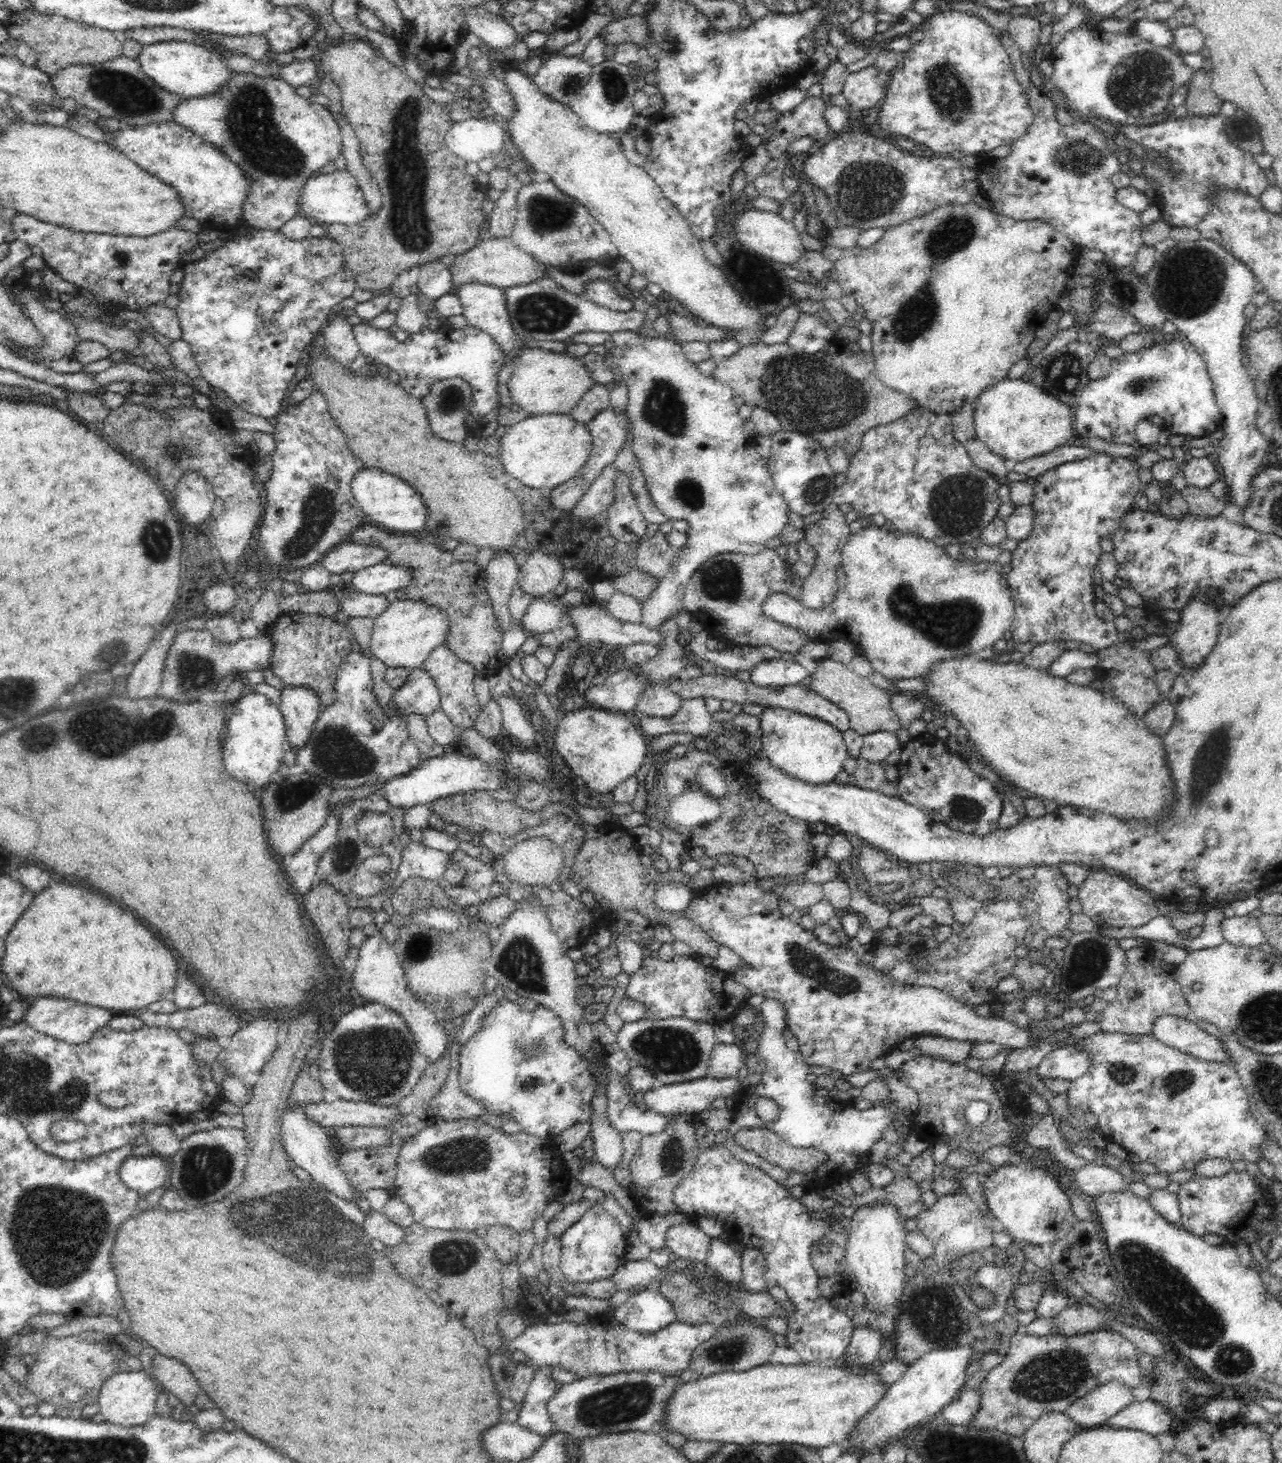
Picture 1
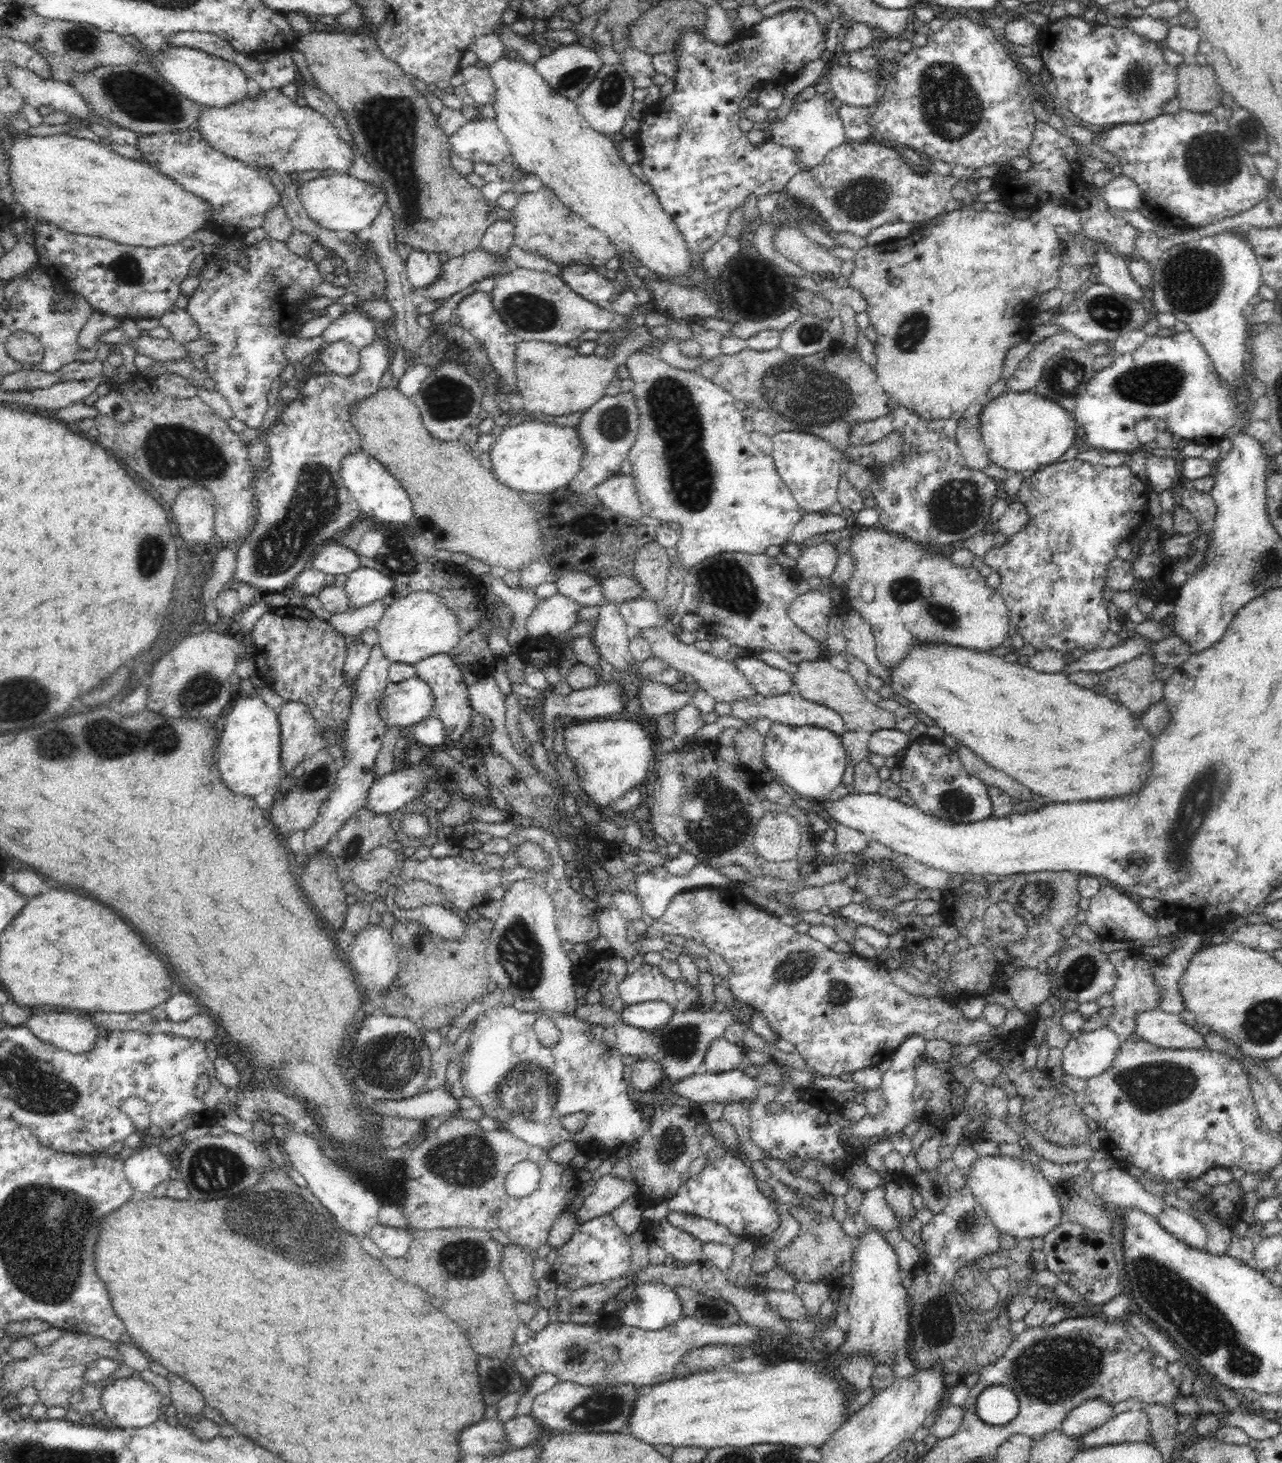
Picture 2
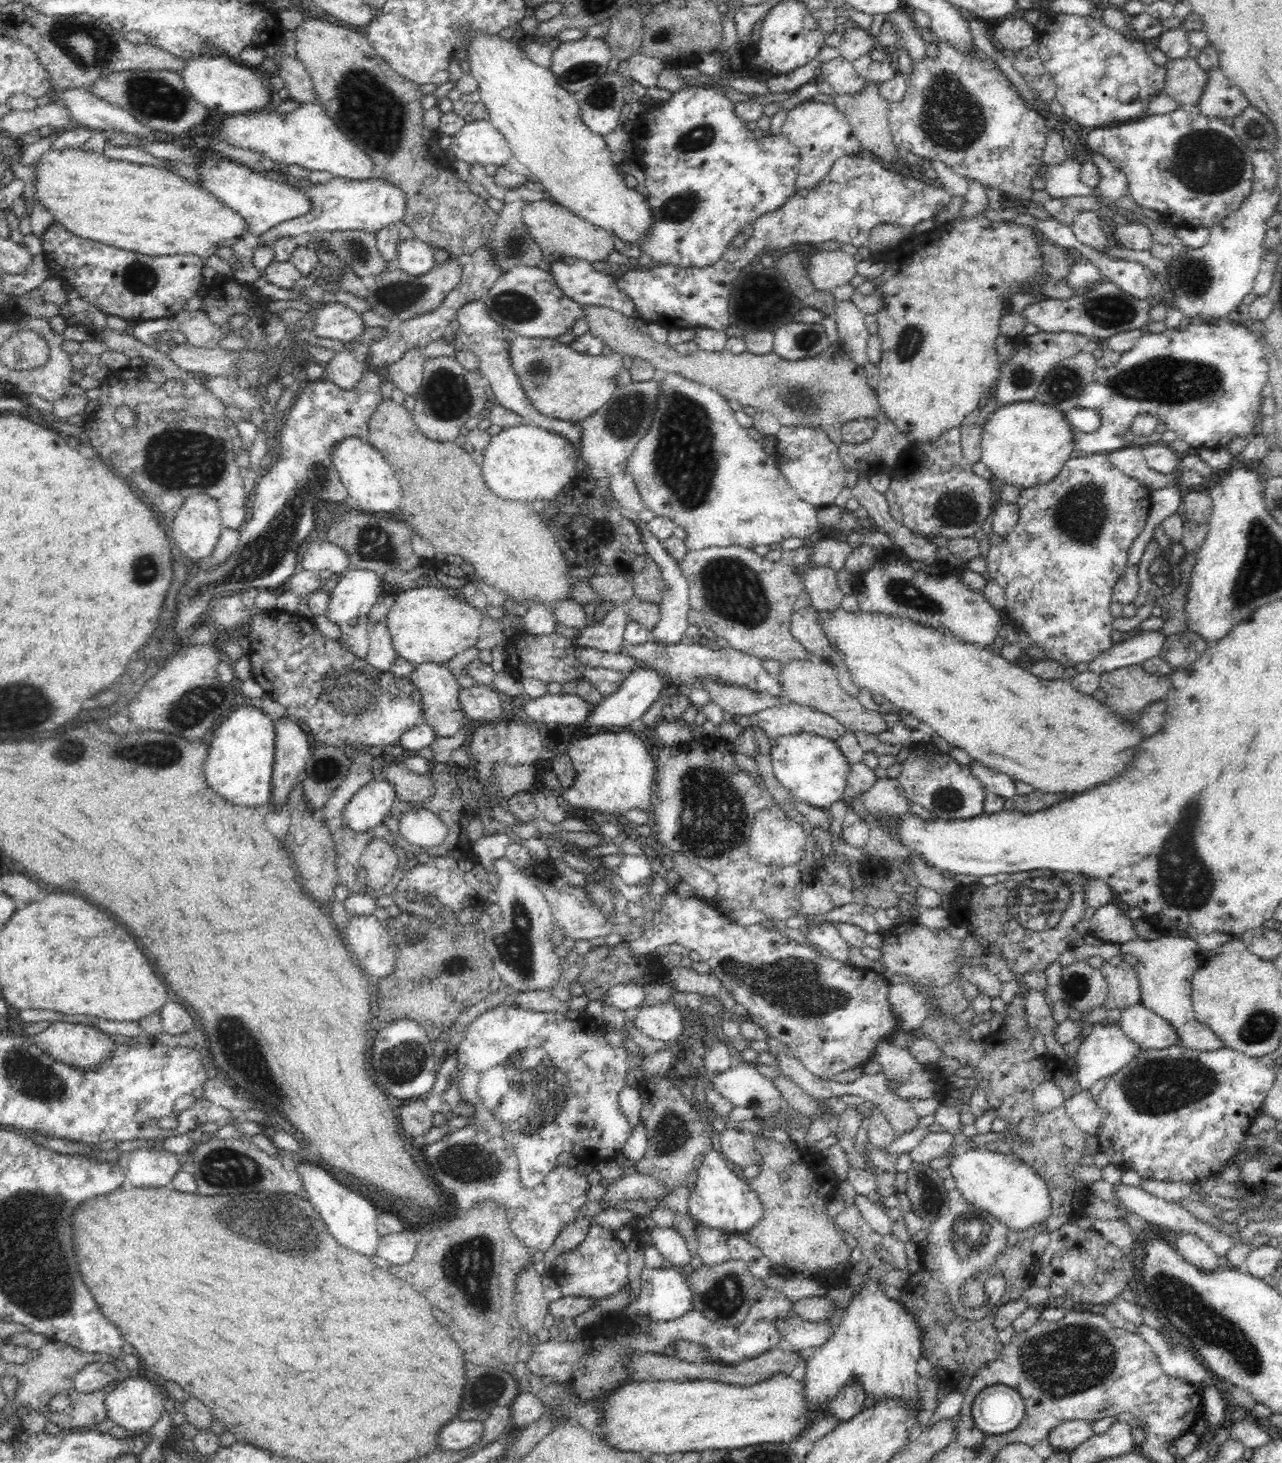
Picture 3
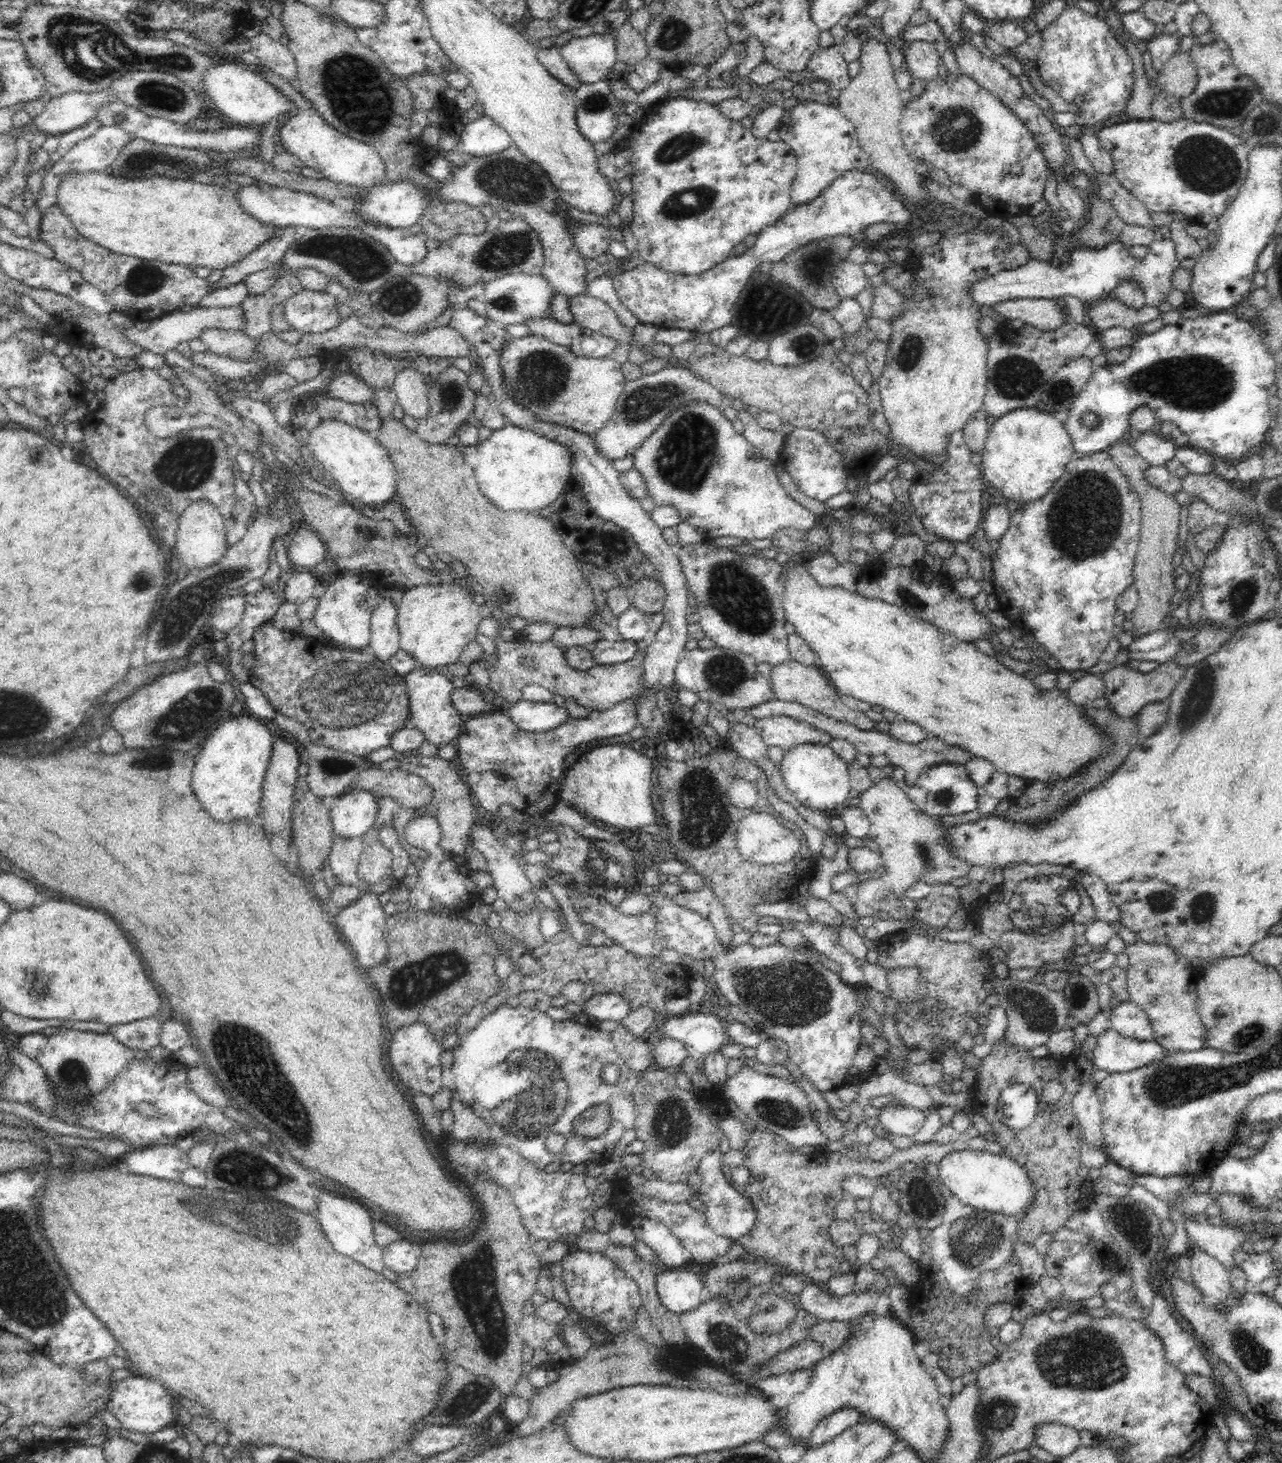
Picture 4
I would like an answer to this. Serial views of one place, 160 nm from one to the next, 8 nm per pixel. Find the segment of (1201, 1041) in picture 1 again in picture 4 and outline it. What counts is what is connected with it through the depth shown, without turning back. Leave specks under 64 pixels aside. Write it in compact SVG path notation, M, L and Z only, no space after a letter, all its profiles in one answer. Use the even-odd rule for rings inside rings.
M1122 1001L1112 1009L1109 1028L1126 1038L1155 1040L1154 1031L1146 1012L1135 1002Z

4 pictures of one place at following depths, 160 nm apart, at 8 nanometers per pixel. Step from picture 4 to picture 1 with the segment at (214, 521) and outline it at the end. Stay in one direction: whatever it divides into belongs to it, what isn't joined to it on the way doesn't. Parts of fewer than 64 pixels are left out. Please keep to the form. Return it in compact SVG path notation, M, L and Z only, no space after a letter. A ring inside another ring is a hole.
M190 470L178 481L175 494L173 502L182 520L194 528L205 528L215 503L213 484L208 482L206 477Z

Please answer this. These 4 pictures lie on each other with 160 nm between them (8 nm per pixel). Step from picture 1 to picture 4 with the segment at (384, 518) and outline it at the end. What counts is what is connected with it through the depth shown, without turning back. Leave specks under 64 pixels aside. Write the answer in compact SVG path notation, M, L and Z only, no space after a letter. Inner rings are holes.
M336 419L318 421L318 425L305 432L305 444L311 448L313 458L324 475L352 505L380 508L394 498L397 491L397 473L384 445L376 436L354 425Z

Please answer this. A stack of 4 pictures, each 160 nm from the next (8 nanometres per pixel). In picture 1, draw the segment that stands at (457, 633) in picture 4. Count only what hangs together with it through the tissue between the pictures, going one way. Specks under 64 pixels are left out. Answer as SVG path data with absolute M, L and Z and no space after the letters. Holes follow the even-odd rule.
M396 599L375 618L368 650L388 667L420 669L430 652L446 643L448 630L450 630L449 617L437 606L421 600Z

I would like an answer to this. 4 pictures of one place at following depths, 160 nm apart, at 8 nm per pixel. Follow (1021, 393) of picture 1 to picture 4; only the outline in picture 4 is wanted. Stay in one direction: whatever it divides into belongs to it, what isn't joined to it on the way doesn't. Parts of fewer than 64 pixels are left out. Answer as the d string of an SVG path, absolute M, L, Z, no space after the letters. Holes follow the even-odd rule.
M1033 408L1012 410L990 426L980 464L982 479L1012 502L1040 500L1064 475L1075 450L1064 419Z

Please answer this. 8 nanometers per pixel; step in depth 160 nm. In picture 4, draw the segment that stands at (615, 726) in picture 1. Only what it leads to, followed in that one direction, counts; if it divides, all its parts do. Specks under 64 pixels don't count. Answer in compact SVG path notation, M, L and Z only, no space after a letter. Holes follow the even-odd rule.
M605 744L584 753L568 769L557 800L566 801L584 816L590 816L616 828L642 828L656 824L656 812L651 799L652 760L644 756L644 748L632 744Z

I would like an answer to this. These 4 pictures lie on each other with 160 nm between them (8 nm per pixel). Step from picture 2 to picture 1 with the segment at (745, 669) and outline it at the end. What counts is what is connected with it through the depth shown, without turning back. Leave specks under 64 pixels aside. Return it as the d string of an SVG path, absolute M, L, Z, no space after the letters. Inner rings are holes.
M772 659L756 663L750 672L750 681L758 686L780 688L806 682L810 671L793 661Z

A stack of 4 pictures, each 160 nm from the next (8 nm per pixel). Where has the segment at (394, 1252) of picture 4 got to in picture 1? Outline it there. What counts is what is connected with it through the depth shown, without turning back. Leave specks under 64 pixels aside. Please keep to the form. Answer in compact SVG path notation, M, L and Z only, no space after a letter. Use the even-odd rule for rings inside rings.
M373 1209L368 1212L363 1222L364 1234L369 1240L379 1241L385 1246L398 1246L404 1240L405 1229L386 1218L382 1211Z

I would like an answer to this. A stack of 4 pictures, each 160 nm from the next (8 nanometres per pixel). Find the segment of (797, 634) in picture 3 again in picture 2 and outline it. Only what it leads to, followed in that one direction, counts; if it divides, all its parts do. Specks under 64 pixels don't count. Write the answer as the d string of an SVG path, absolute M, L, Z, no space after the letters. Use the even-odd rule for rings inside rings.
M823 579L822 586L815 590L809 590L804 594L799 594L788 608L788 615L792 623L794 623L802 632L805 632L810 638L816 642L822 643L829 637L828 627L830 622L830 612L837 606L832 602L830 594L830 579Z

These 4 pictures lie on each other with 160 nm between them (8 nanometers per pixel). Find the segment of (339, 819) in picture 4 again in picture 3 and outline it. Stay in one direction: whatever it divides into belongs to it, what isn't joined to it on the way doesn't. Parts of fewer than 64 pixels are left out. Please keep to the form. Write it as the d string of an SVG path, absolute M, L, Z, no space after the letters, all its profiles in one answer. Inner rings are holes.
M374 778L350 798L338 823L354 830L354 833L369 832L383 823L395 800L394 785Z

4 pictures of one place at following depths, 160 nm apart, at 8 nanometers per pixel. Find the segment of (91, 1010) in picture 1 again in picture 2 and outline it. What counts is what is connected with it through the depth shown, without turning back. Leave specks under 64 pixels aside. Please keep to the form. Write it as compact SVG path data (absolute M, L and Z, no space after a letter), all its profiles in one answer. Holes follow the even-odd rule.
M73 1009L34 1014L25 1027L43 1043L72 1053L90 1052L98 1040L99 1026Z

